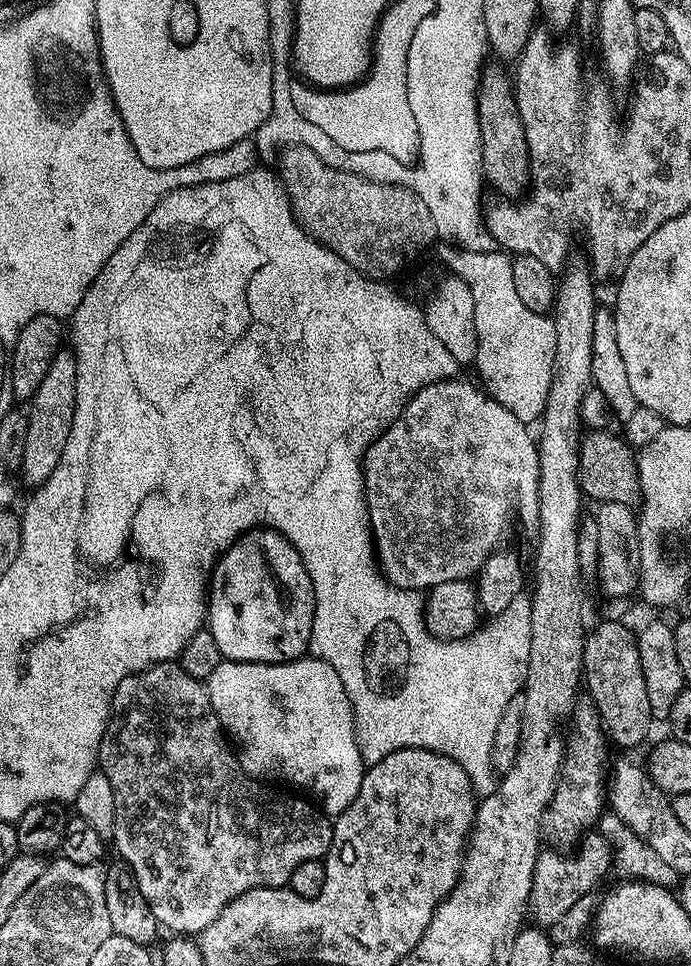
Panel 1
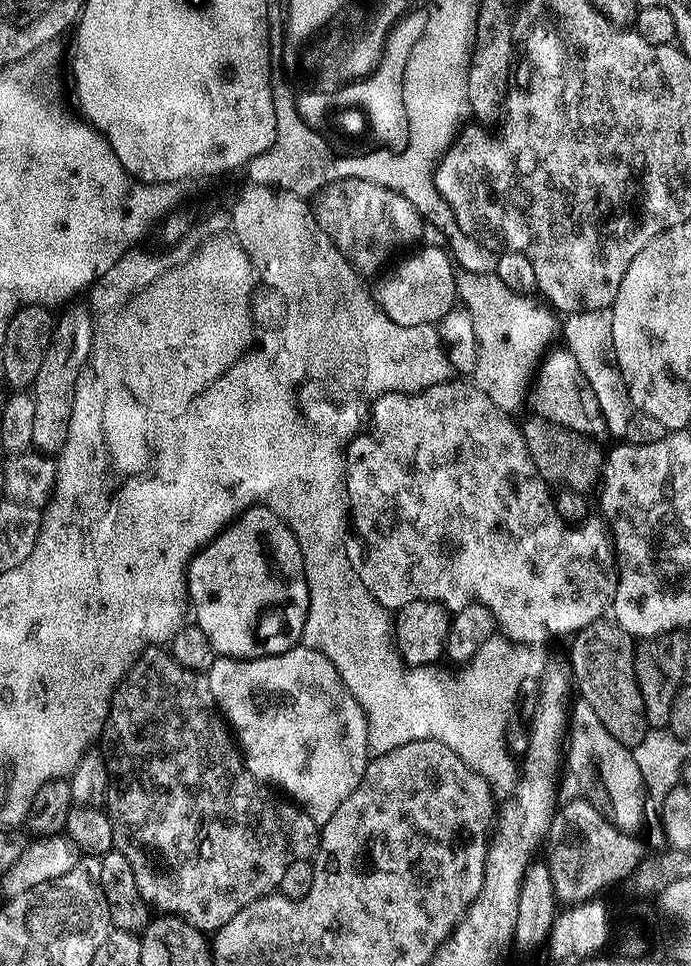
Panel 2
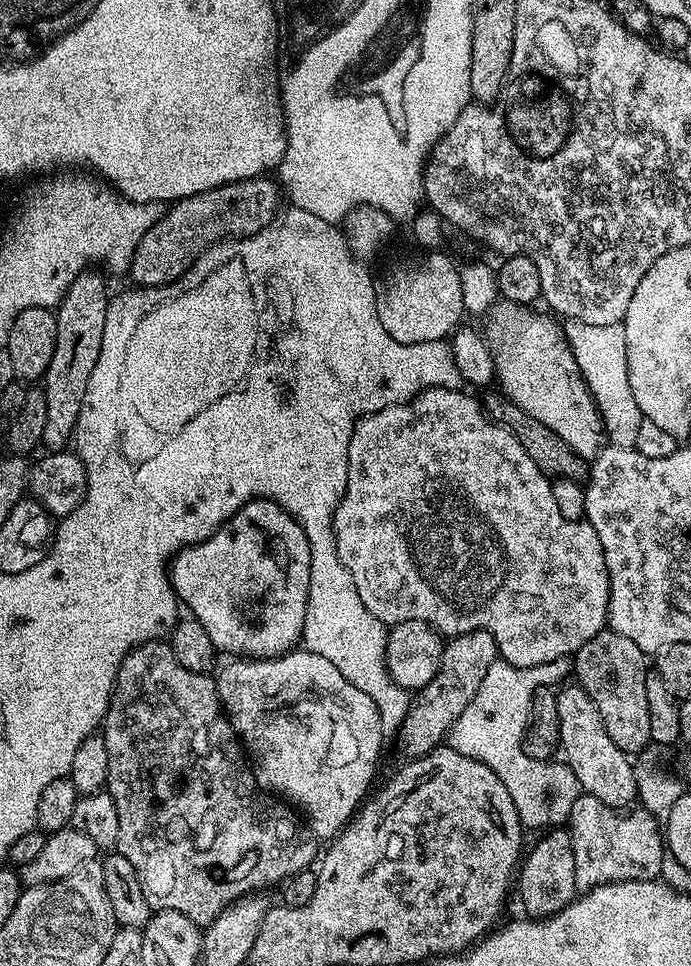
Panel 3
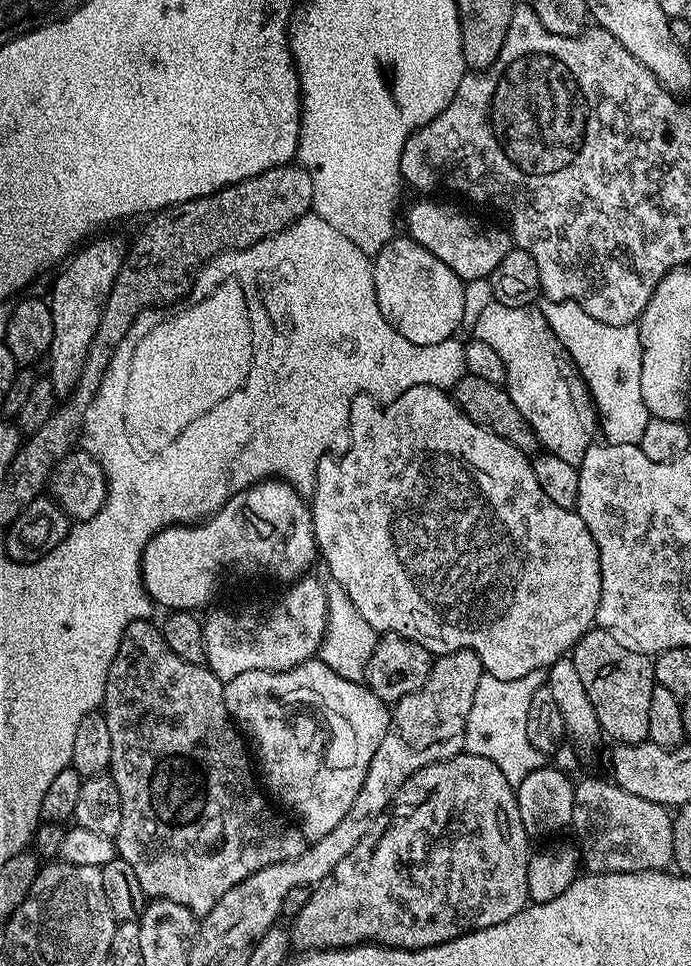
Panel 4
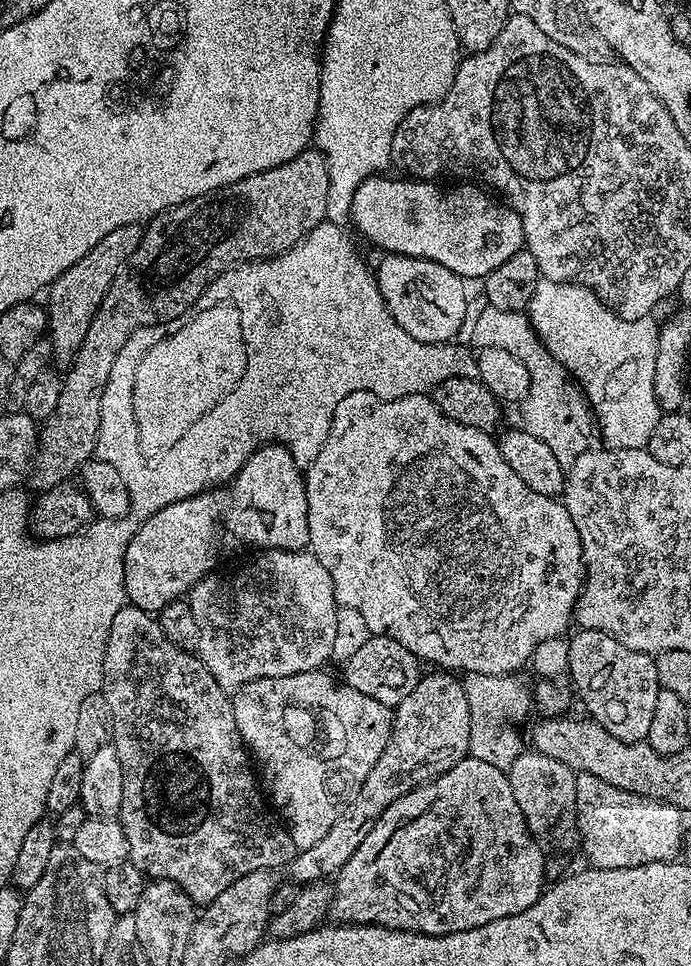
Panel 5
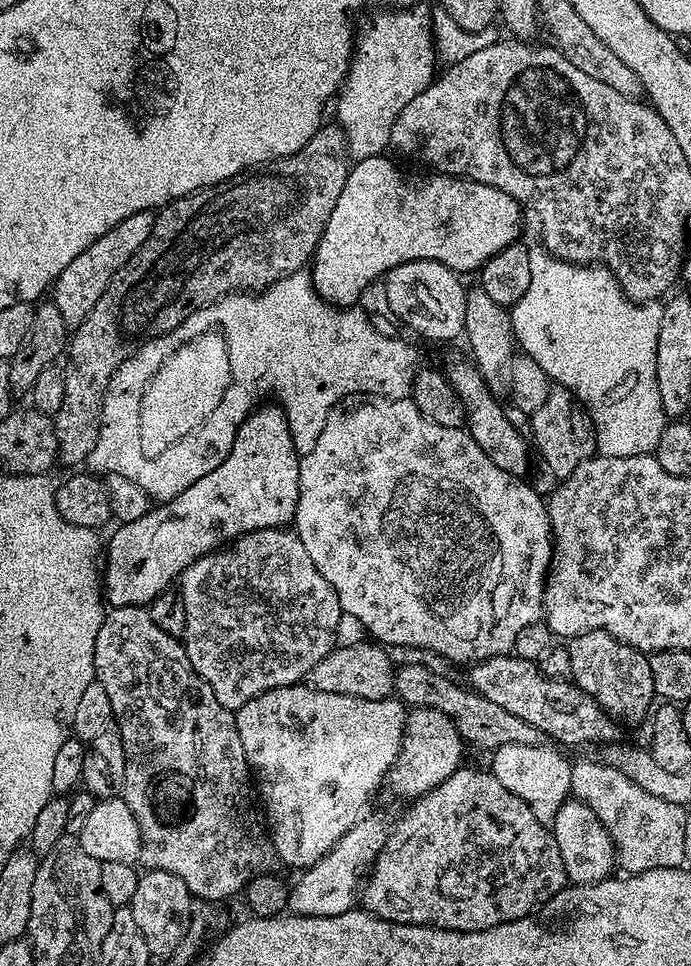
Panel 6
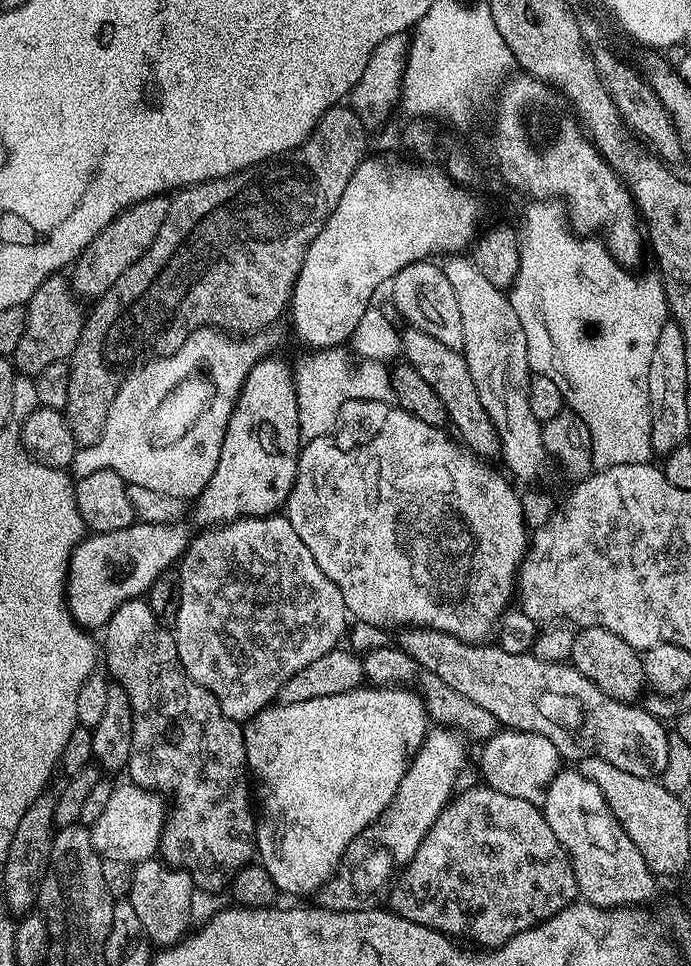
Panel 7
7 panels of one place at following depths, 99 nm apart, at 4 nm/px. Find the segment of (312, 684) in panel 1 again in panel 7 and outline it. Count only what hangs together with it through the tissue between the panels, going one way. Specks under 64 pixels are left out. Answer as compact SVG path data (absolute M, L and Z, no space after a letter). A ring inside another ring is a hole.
M361 686L342 694L330 694L326 698L310 698L310 702L289 704L273 702L243 725L248 767L255 783L257 780L264 787L264 801L261 804L259 801L256 816L256 856L261 866L270 874L270 878L274 878L277 893L284 895L285 892L288 896L308 896L311 892L312 895L319 893L320 887L336 873L346 846L350 846L353 838L362 834L362 830L372 825L386 810L386 806L390 806L408 765L412 763L412 757L422 746L424 735L427 734L429 727L430 721L424 699L421 698L419 691L408 686Z

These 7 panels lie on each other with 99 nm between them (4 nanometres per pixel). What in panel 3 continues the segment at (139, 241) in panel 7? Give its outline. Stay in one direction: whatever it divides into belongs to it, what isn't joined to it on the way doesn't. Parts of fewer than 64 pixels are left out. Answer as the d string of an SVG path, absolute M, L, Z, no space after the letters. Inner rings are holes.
M89 270L78 274L78 278L70 282L66 294L55 309L58 338L54 342L50 366L42 377L42 387L46 394L46 430L42 444L48 450L63 449L73 439L86 386L101 349L110 291L108 292L107 282L96 272L99 271Z

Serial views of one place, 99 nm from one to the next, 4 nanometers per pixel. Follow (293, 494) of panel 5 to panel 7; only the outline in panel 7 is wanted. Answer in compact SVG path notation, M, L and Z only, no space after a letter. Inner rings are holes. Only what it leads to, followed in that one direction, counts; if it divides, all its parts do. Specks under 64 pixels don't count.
M265 358L250 370L237 398L218 466L190 508L192 520L207 530L247 516L270 516L287 505L296 481L302 441L293 369L284 360ZM133 522L122 530L113 532L98 532L85 535L79 541L76 549L68 558L68 582L66 585L66 599L68 601L68 615L85 630L103 629L108 619L122 606L131 600L141 599L147 593L148 587L162 575L169 571L184 555L190 543L190 531L184 522L170 524L145 524Z

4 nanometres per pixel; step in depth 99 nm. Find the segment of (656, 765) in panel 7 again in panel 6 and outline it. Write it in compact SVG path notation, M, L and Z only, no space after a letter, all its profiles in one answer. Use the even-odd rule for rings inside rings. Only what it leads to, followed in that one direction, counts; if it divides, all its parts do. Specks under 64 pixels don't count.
M517 655L495 656L471 665L469 672L472 673L469 674L467 683L472 691L490 698L490 702L502 706L502 710L518 714L518 718L530 722L530 726L543 732L545 737L557 745L611 745L617 739L617 721L604 712L602 706L598 706L598 702L594 702L594 698L590 698L590 694L586 694L577 684L567 679L551 680L540 666L539 663L524 660Z

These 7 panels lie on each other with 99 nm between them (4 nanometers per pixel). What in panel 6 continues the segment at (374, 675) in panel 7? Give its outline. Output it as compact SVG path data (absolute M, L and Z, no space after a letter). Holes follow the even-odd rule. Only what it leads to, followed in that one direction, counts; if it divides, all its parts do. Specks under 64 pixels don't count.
M401 663L396 669L396 691L405 705L417 708L433 708L446 714L456 724L460 737L476 748L495 750L503 744L544 744L546 737L530 722L518 718L518 714L510 714L510 710L502 710L495 702L490 702L482 694L472 691L463 683L455 684L452 678L442 674L434 674L434 670L426 670L420 664Z

